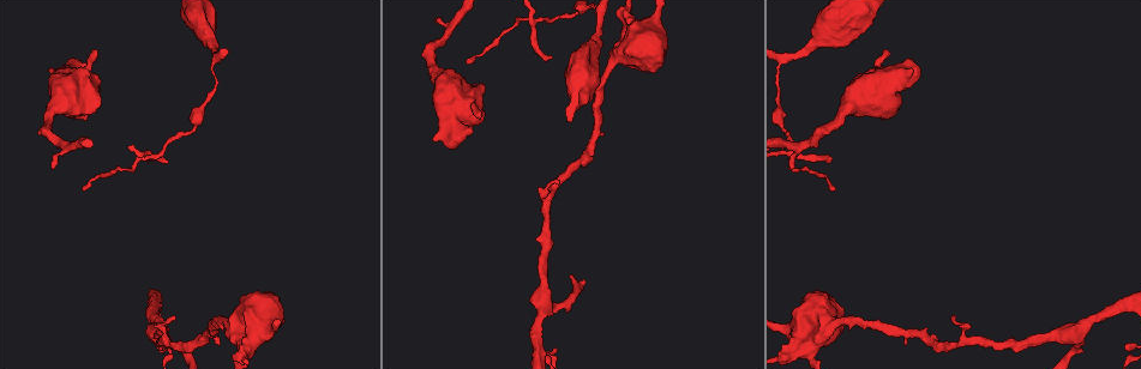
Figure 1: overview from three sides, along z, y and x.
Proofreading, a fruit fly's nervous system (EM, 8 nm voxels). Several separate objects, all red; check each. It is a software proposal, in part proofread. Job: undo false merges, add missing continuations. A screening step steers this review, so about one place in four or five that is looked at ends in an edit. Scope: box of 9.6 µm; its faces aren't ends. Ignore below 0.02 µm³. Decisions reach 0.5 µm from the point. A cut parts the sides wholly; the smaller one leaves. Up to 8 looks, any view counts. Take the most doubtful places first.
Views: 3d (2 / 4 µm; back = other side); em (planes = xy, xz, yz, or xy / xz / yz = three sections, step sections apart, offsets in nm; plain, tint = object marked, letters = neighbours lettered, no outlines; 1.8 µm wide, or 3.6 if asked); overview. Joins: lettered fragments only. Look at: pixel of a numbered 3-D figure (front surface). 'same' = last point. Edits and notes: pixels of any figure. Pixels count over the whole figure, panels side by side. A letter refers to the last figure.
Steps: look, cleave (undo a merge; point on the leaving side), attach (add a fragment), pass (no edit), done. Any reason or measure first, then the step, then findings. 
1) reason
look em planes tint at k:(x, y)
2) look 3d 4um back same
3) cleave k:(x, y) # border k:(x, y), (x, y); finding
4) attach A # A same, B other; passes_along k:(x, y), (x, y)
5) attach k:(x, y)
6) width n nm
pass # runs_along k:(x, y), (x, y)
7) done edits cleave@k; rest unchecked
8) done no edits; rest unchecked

branch stops here
look em xy step 8 letters at 1:(833, 190)

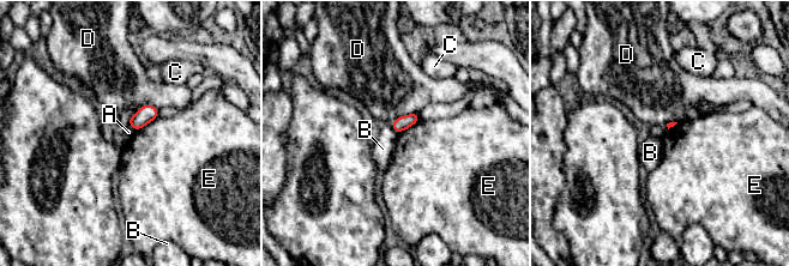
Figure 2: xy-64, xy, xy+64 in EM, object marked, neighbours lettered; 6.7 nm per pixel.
pass # A other, B other, C other, D other, E other; border 2:(390, 124), (397, 134); no lettered fragment goes on from it

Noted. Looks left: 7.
an open end
look em xz step 4 letters at 1:(95, 50)

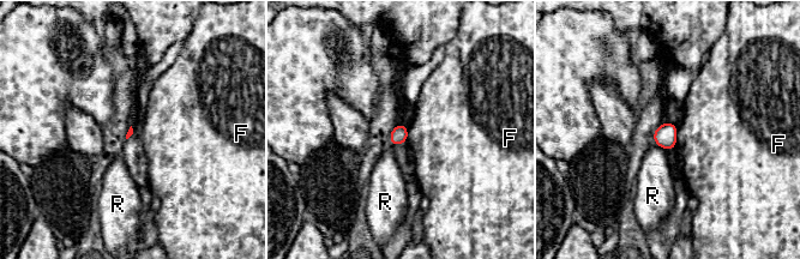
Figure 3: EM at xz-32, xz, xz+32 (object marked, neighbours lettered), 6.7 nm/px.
cut it another way
look em planes letters same

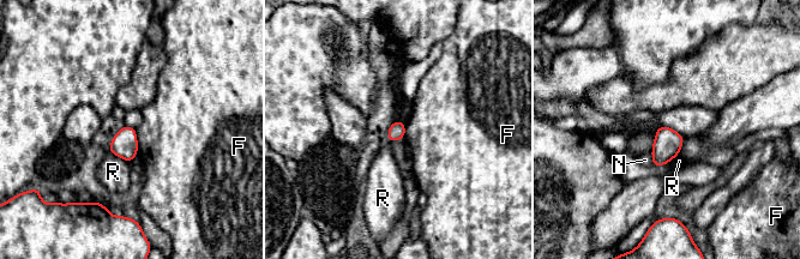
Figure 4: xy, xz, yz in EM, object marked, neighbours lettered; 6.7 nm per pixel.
longest_contact R 190 nm
pass # F other, N other, R other; none of them fits

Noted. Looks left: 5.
abrupt turn
look 3d 2um at 1:(600, 24)

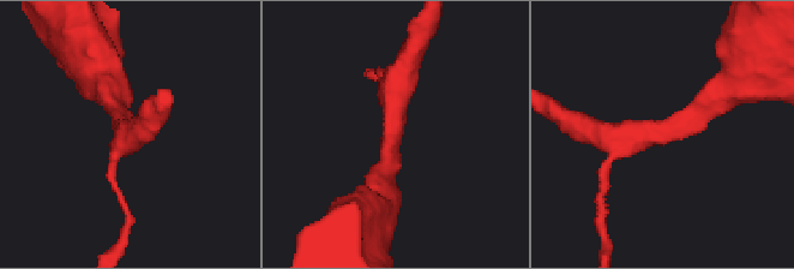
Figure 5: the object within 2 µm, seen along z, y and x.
shape alone is not enough
look em yz step 4 plain at 5:(393, 132)

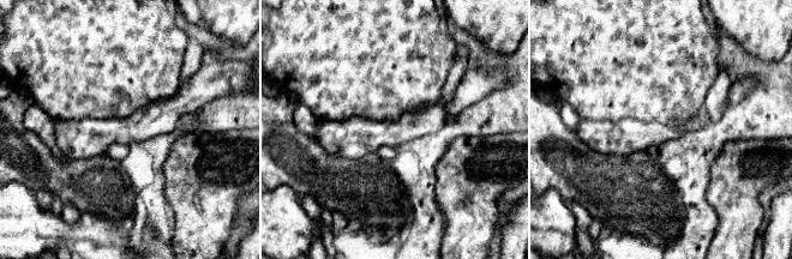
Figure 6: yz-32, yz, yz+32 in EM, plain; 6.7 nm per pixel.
look em yz step 4 letters same

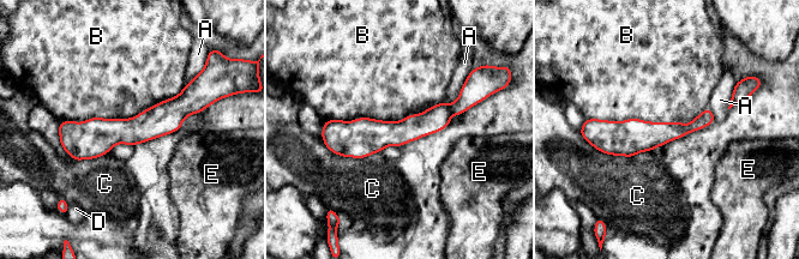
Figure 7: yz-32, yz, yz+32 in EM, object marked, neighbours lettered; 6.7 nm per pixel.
arms 3
pass # A other, B other, C other, D other, E other; border 7:(185, 85), (131, 118), (59, 122); all the same cell

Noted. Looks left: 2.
done no edits; rest unchecked

